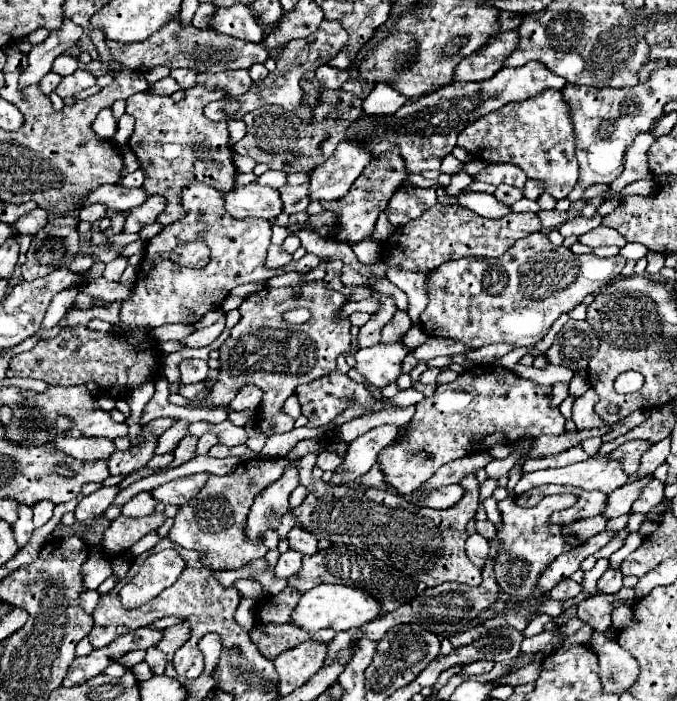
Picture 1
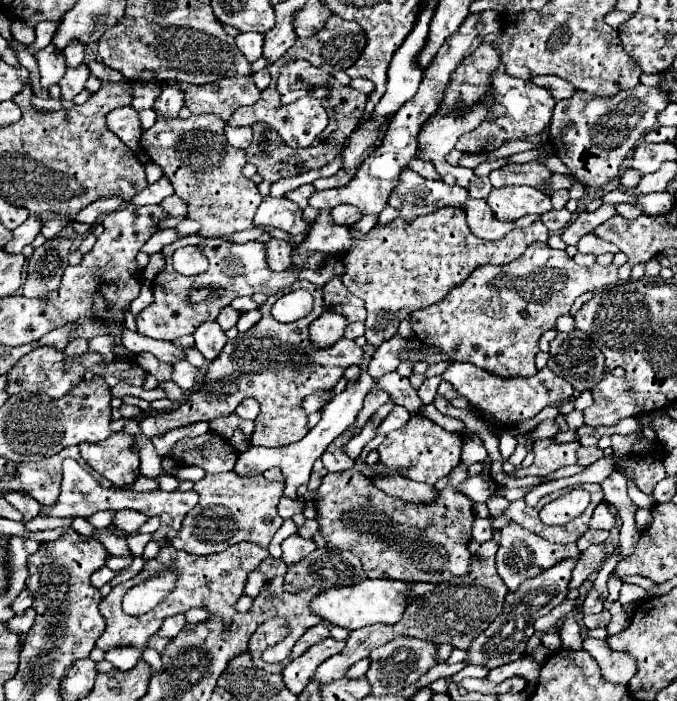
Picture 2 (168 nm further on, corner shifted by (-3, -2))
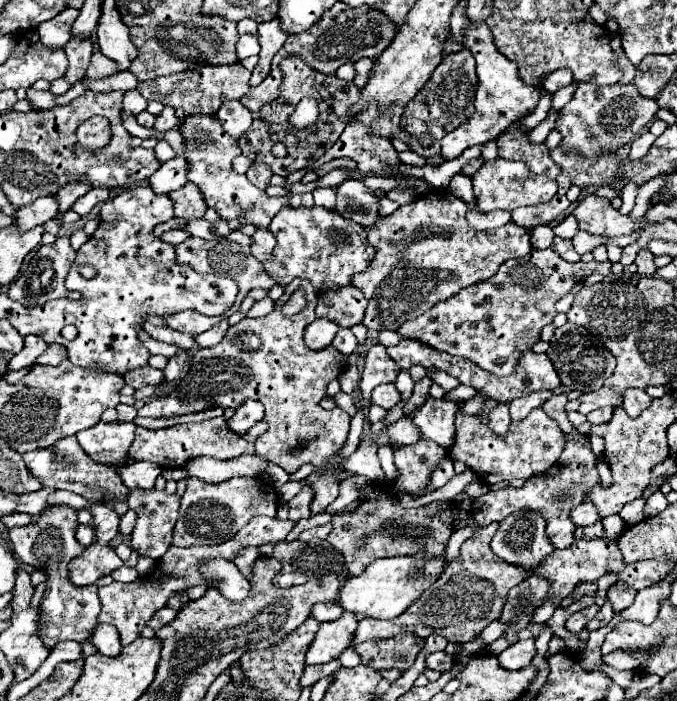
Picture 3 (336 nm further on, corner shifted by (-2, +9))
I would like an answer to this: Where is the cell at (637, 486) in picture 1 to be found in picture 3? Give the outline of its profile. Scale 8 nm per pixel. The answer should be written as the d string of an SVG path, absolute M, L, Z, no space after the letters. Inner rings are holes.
M590 500L582 502L580 506L576 506L570 516L572 516L576 526L588 526L588 524L596 524L600 520L600 514L598 514L596 506Z

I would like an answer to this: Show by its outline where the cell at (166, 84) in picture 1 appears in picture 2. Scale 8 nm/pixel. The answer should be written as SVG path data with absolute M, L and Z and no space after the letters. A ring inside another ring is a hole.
M135 83L131 107L137 111L151 109L159 93L161 93L161 83Z

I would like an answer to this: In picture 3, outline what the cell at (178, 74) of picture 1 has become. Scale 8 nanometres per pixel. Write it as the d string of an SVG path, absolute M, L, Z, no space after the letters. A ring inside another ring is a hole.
M164 106L164 110L156 116L154 128L160 130L160 132L164 132L164 130L170 130L170 128L174 128L174 126L178 126L178 124L180 124L180 118L174 116L174 108Z

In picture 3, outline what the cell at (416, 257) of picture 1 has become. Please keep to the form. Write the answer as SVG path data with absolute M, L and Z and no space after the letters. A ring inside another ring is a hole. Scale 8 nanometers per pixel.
M432 190L428 194L418 196L418 200L400 206L394 214L380 216L380 220L374 226L366 228L368 244L376 248L376 256L364 272L352 276L352 284L360 288L368 300L368 308L362 322L368 330L398 330L400 324L414 320L416 316L432 308L436 302L456 294L460 288L488 280L508 258L520 258L532 250L532 230L518 226L516 222L508 222L496 230L478 232L468 226L466 210L468 206L462 200L458 200L450 190Z

